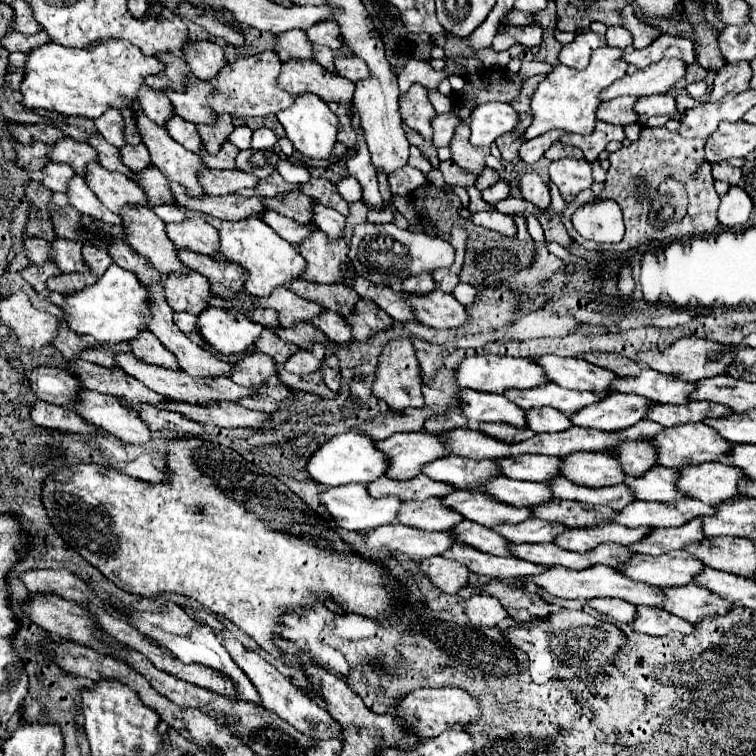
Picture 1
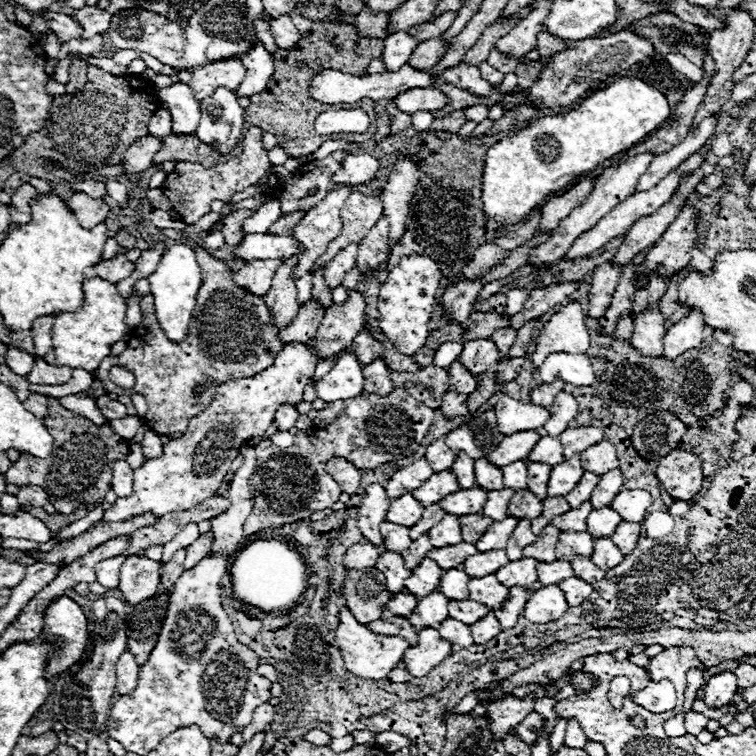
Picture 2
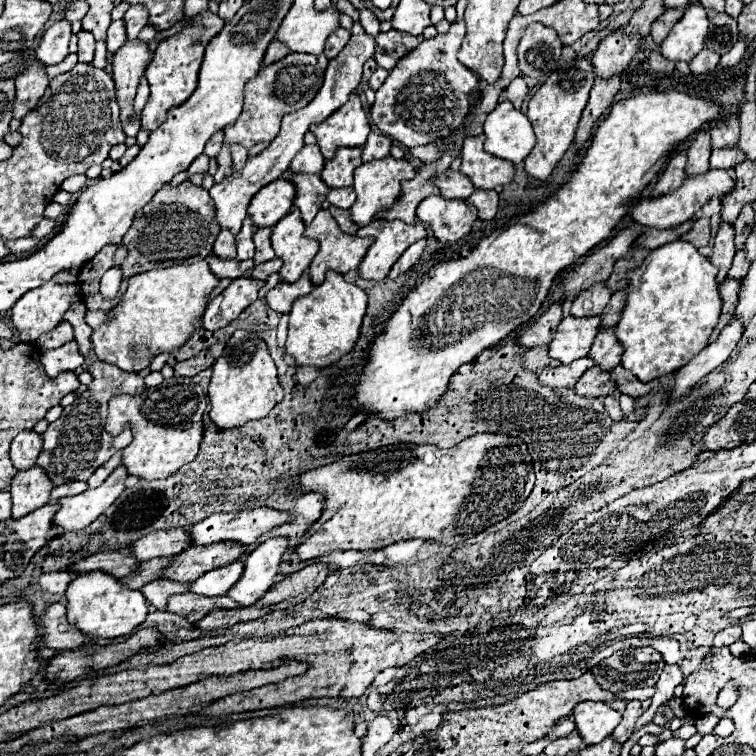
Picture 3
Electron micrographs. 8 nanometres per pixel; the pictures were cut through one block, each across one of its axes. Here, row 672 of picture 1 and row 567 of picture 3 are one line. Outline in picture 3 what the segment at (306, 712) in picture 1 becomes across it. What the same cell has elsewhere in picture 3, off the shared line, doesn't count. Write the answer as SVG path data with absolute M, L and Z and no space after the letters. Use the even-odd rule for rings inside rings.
M284 536L268 538L262 542L246 556L246 572L242 574L242 580L228 592L228 596L244 608L262 598L268 588L278 582L280 564L284 562L288 548L290 540Z

